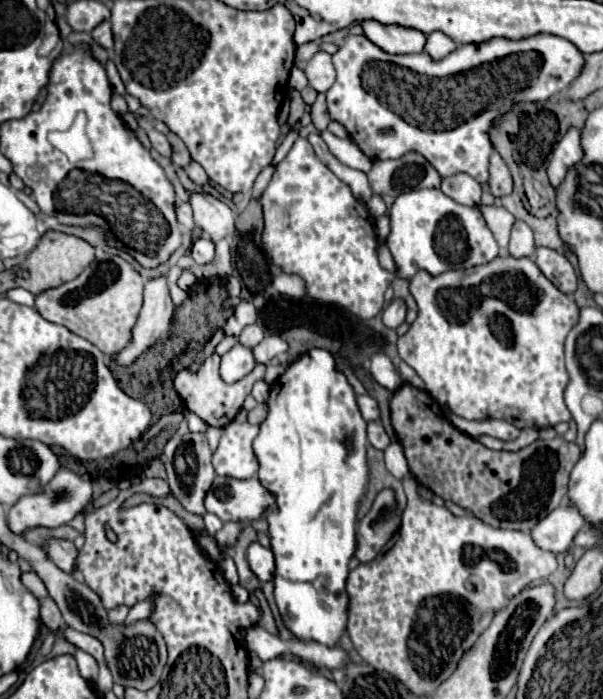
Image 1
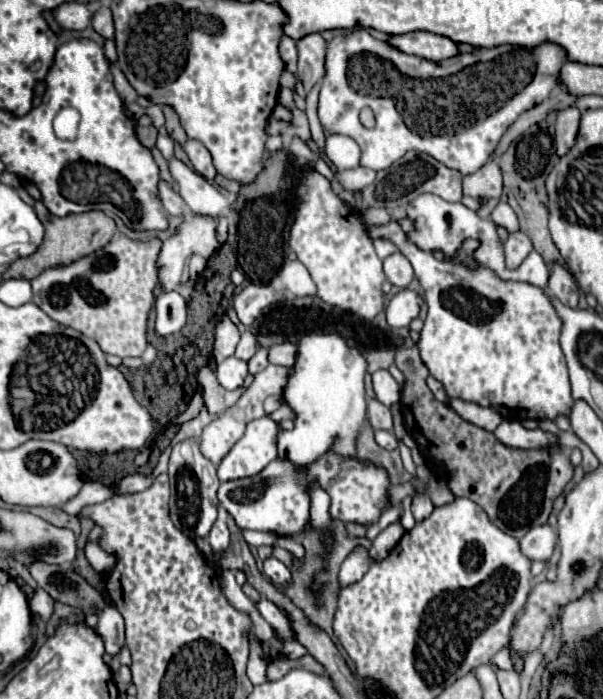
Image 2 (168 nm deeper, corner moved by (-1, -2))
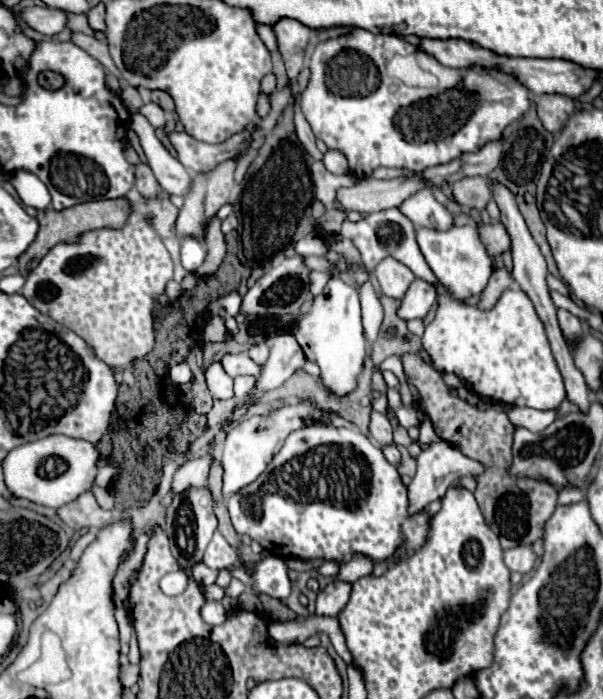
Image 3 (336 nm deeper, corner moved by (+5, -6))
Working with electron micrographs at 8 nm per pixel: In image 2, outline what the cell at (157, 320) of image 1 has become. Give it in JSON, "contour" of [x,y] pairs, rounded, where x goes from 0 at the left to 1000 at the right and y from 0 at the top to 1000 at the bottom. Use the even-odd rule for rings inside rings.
{"contour":[[[317,306],[307,312],[294,332],[274,343],[264,363],[264,406],[270,415],[297,412],[297,398],[303,392],[307,372],[327,361],[327,355],[347,355],[347,366],[363,358],[357,338],[360,312],[333,312],[333,306]]]}

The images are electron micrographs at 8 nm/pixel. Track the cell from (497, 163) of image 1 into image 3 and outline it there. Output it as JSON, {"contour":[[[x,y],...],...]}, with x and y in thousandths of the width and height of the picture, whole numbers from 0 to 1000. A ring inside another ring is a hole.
{"contour":[[[784,252],[784,255],[768,255],[755,263],[748,263],[751,280],[765,295],[774,298],[791,298],[791,300],[804,300],[808,289],[814,286],[814,269],[808,255],[801,252]]]}

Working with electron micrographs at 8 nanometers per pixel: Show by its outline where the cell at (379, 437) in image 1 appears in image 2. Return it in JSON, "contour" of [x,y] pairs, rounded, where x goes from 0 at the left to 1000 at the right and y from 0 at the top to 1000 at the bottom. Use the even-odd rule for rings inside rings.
{"contour":[[[625,615],[622,618],[622,629],[632,641],[638,644],[655,644],[658,641],[658,627],[652,618],[642,618],[642,615]]]}

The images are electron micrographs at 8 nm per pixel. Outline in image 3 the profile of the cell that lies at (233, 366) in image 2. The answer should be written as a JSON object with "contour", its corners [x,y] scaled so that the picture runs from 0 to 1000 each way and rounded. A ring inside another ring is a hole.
{"contour":[[[363,518],[350,521],[340,529],[340,541],[343,541],[343,552],[357,569],[363,569],[363,572],[386,569],[386,541],[370,529],[370,524]]]}

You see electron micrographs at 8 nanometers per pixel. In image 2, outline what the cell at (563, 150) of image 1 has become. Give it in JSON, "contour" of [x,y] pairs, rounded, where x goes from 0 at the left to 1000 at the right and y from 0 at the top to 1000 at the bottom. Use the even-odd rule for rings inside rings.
{"contour":[[[954,152],[927,157],[917,195],[919,210],[924,212],[927,223],[934,223],[954,206],[957,186],[960,186],[960,157]]]}

